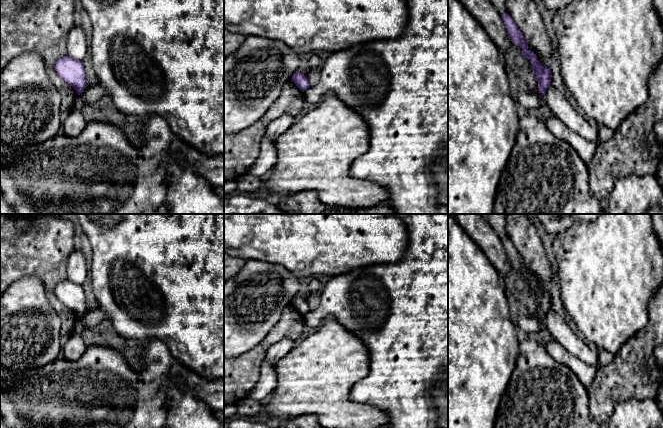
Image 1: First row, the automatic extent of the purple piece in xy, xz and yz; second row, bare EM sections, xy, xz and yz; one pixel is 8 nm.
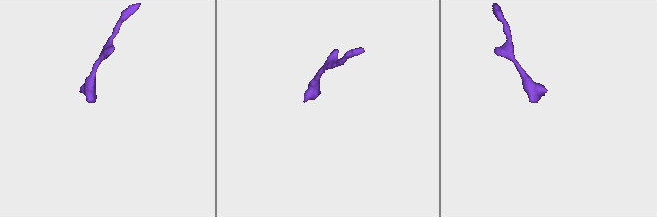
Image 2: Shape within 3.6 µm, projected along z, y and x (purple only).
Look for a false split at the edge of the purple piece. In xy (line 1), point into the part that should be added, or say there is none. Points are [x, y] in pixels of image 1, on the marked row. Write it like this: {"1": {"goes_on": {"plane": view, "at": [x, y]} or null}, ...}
{"1": {"goes_on": null}}

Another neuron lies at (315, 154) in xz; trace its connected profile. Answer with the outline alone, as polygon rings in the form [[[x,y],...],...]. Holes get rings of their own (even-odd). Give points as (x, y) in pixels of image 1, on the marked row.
[[[336,97],[320,101],[298,122],[292,124],[275,142],[277,162],[263,178],[264,189],[278,194],[279,198],[297,192],[315,191],[319,200],[329,206],[370,208],[388,200],[388,191],[379,183],[360,180],[349,172],[353,161],[369,149],[369,128],[364,119]]]

